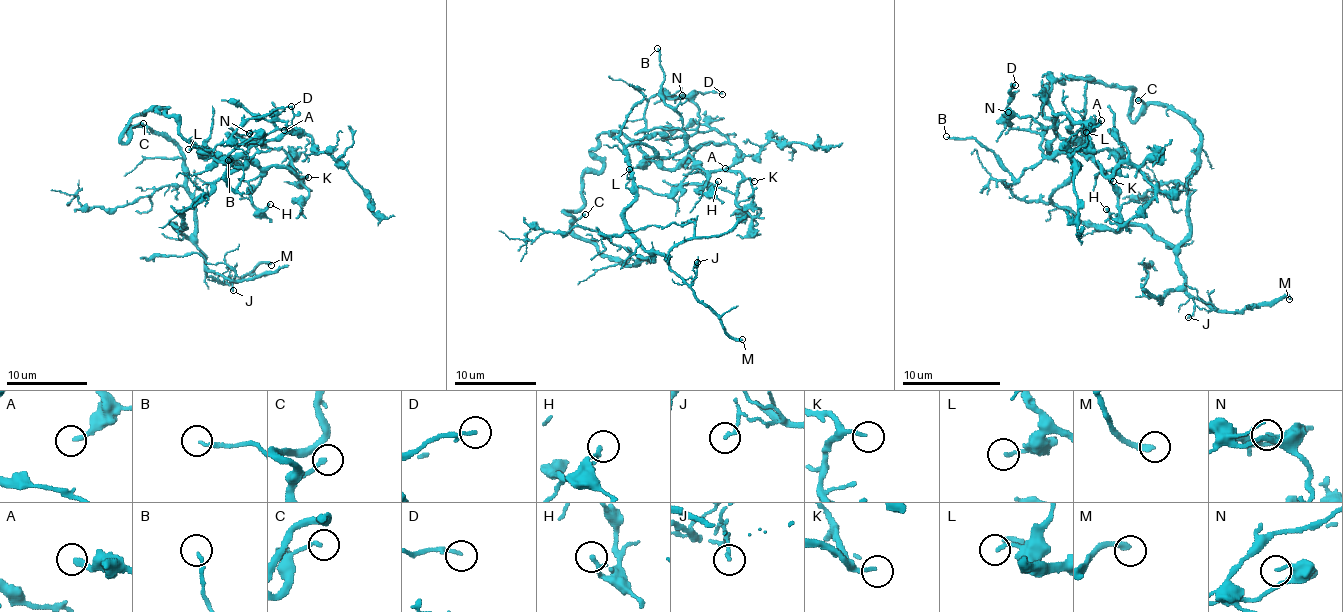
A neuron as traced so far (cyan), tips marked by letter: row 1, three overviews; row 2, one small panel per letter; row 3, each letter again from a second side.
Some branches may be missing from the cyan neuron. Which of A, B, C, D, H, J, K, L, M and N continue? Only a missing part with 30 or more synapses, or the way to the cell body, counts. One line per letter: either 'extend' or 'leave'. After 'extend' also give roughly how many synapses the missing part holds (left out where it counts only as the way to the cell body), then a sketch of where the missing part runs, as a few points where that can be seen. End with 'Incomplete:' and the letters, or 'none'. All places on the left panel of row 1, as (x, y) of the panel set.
A: extend | 35 syn | (284, 130), (262, 112), (245, 127), (240, 136), (244, 141)
B: leave
C: leave
D: leave
H: leave
J: leave
K: extend | 40 syn | (308, 177), (316, 177), (325, 187), (331, 187), (355, 208), (355, 220), (349, 230), (365, 244)
L: leave
M: extend | (271, 265), (289, 295), (298, 294), (319, 277), (335, 277), (352, 261), (359, 250), (357, 222), (319, 187)
N: leave
Incomplete: A, K, M

